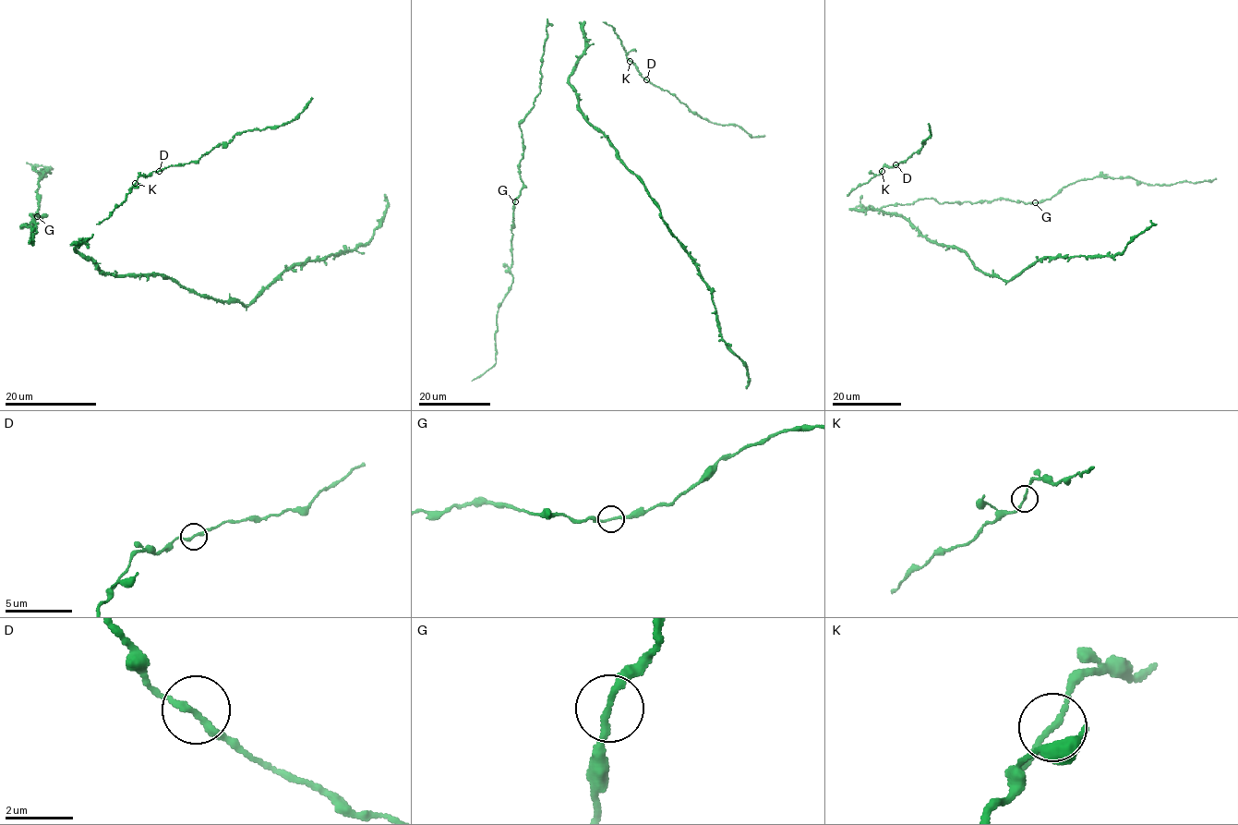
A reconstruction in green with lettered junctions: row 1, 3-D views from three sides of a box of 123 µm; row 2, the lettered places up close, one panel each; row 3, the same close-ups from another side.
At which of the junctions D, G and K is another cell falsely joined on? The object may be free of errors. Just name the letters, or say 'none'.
none

